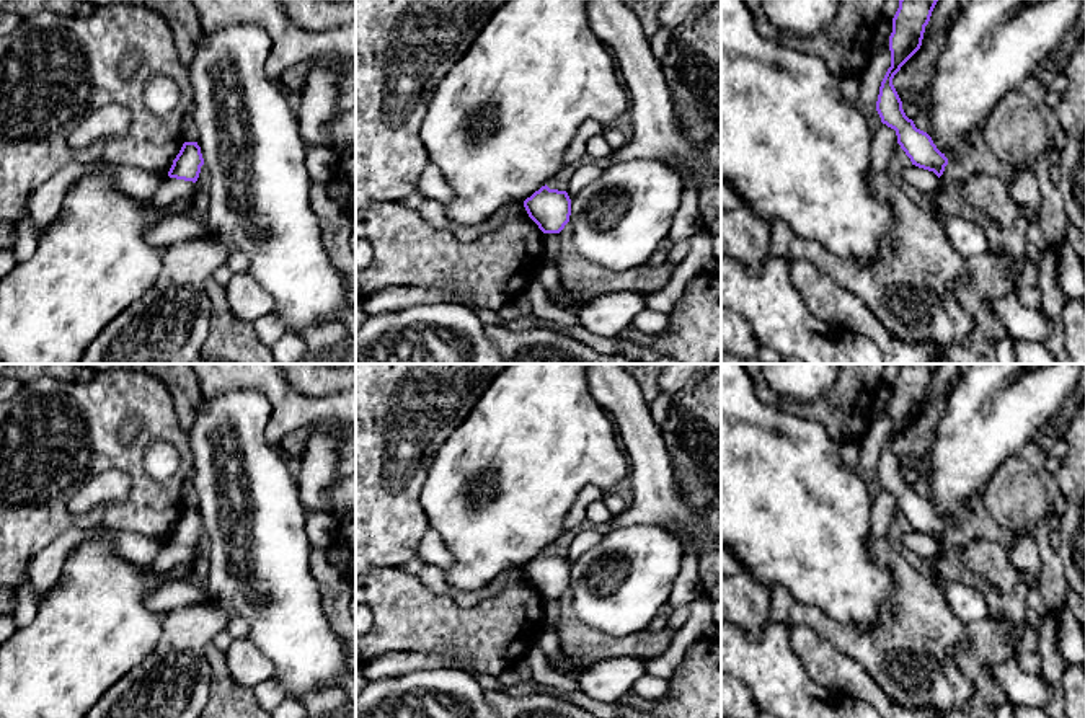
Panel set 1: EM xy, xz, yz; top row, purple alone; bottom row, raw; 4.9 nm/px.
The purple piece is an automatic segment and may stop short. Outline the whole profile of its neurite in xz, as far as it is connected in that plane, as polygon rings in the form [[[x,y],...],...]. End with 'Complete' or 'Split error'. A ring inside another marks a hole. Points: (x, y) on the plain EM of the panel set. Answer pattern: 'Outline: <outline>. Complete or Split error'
Outline: [[[547,550],[527,563],[524,573],[543,599],[560,599],[571,581],[568,558],[550,555]]]. Complete

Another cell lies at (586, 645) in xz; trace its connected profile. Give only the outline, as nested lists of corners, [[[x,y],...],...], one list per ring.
[[[571,587],[565,591],[560,602],[558,636],[563,651],[566,651],[573,663],[581,669],[587,669],[602,659],[618,656],[633,656],[643,661],[658,658],[666,653],[674,636],[674,633],[667,632],[662,625],[659,625],[656,632],[643,630],[622,638],[610,636],[586,625],[576,617],[571,607]]]

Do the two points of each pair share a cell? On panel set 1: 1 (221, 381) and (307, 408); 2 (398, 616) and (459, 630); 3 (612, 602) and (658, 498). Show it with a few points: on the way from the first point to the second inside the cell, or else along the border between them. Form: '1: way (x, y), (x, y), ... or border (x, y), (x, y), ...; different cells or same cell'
1: way (242, 381), (268, 381), (286, 398); same cell
2: way (413, 619), (444, 629); same cell
3: border (612, 527), (659, 526), (681, 544); different cells

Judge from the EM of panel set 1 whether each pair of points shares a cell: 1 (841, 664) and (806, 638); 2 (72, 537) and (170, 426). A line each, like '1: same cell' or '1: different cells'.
1: same cell
2: different cells

